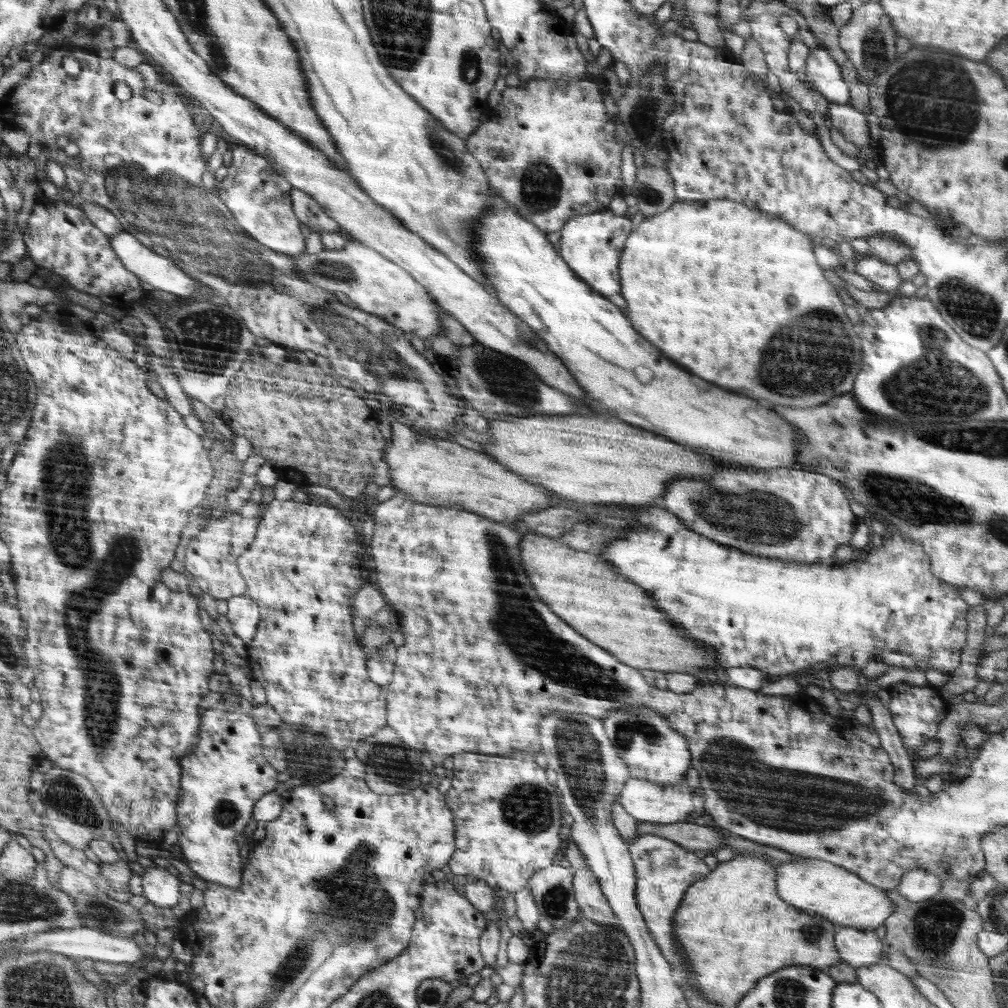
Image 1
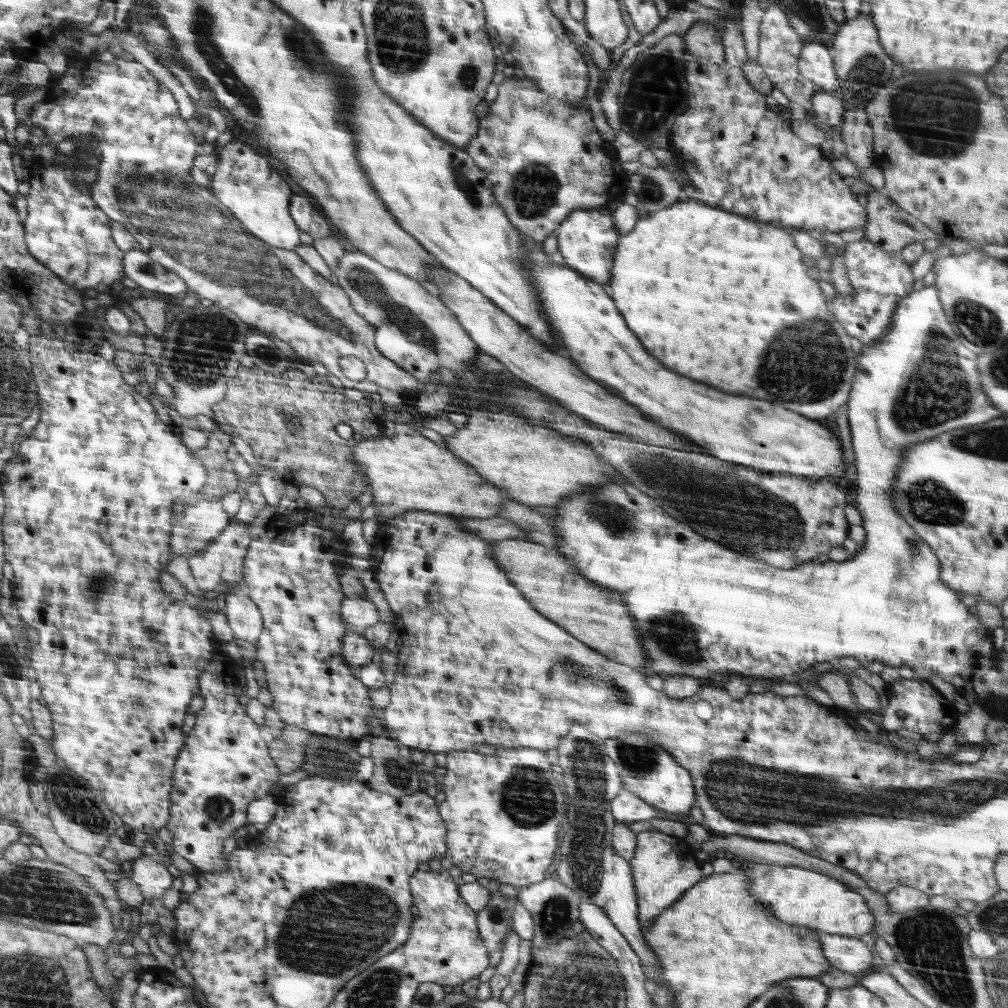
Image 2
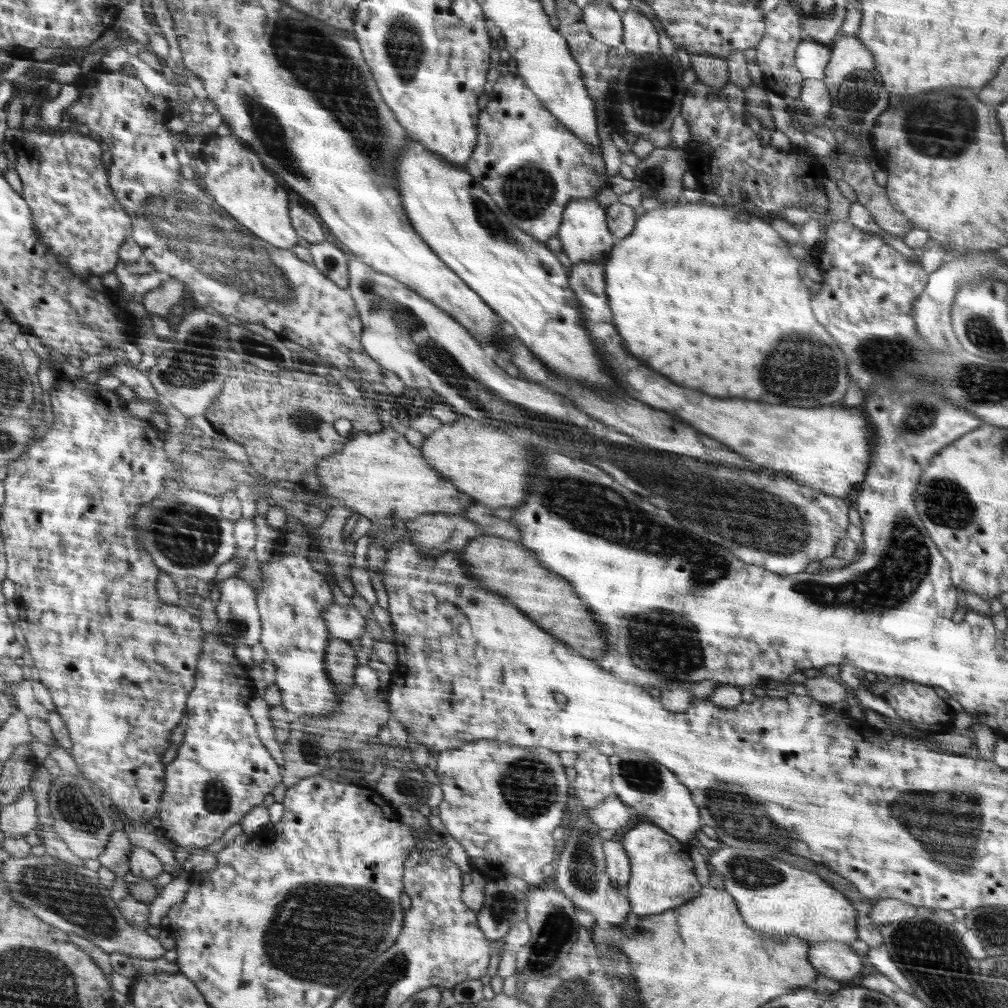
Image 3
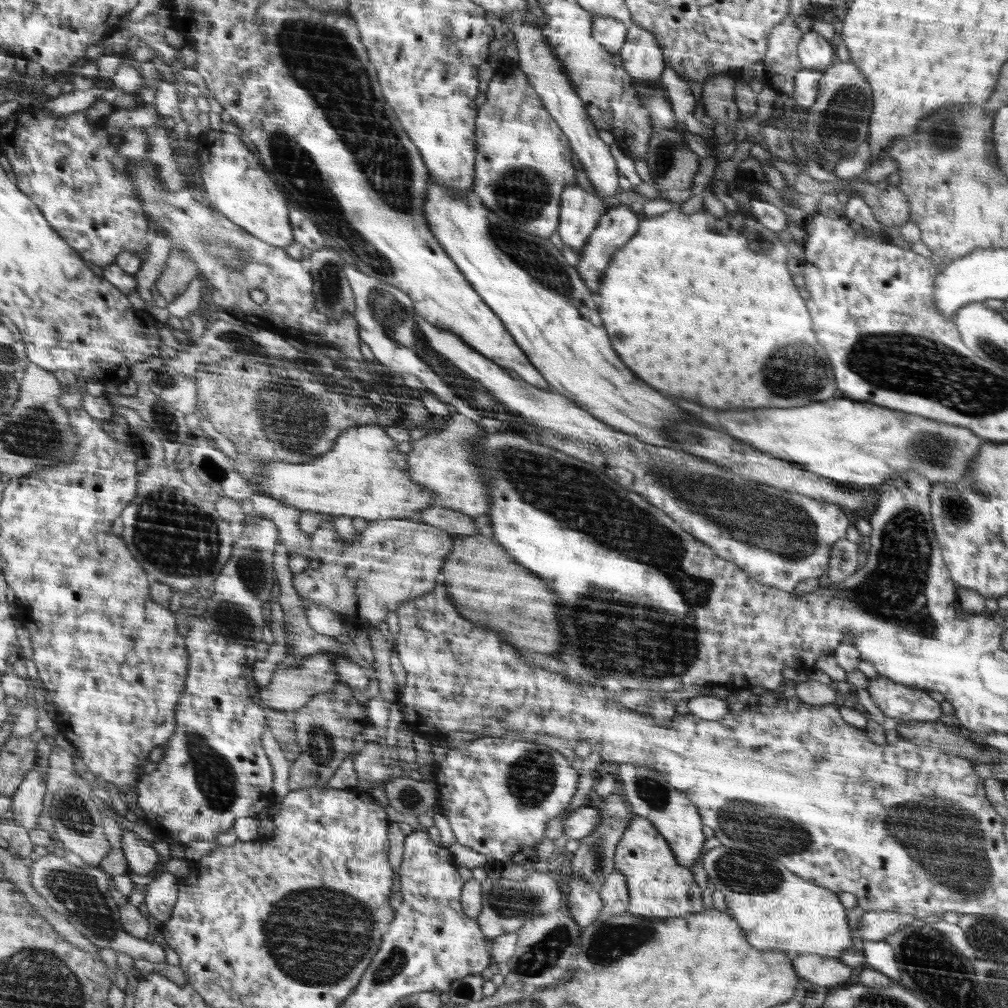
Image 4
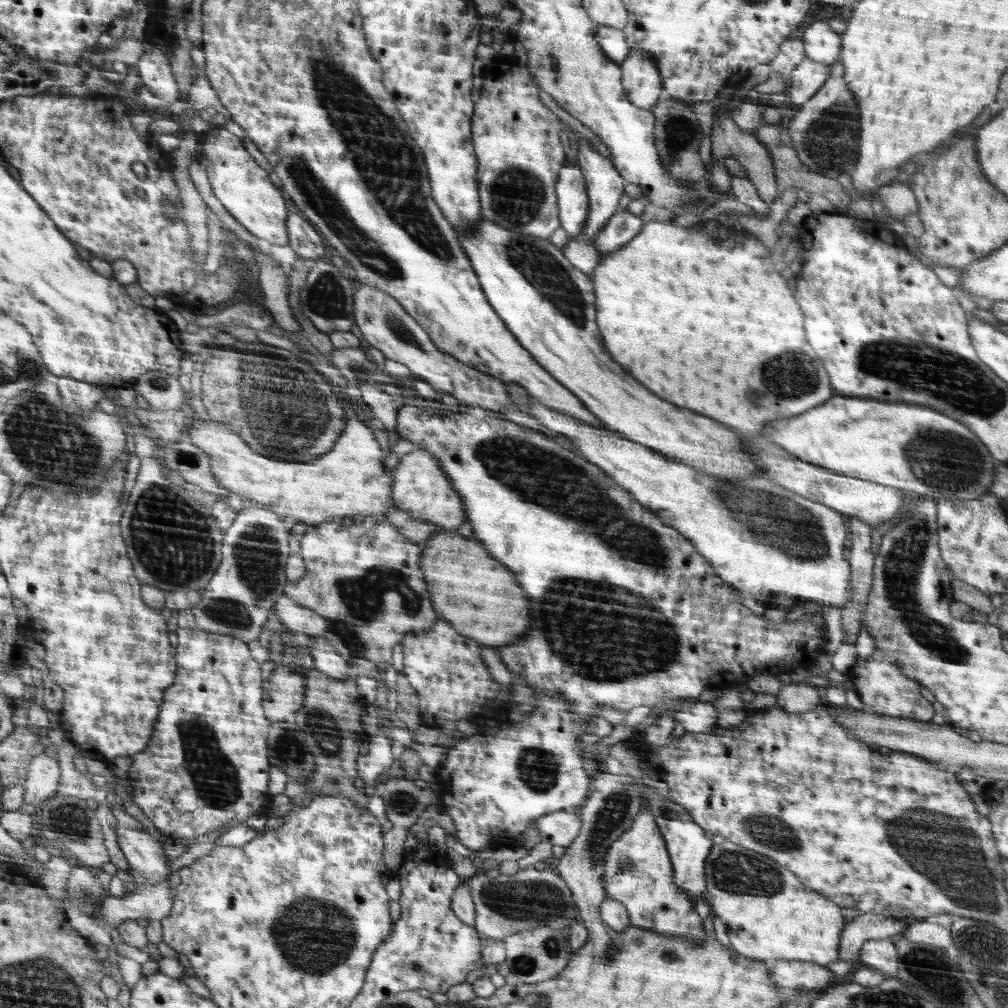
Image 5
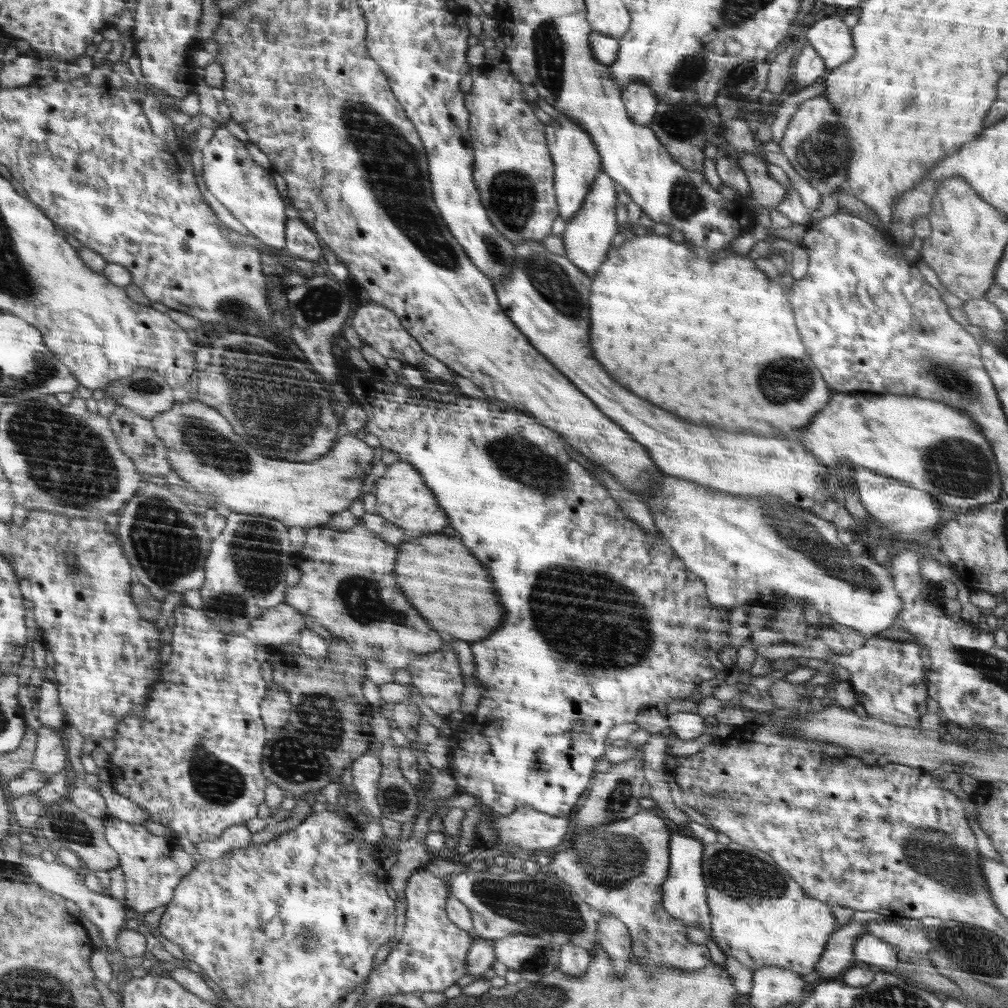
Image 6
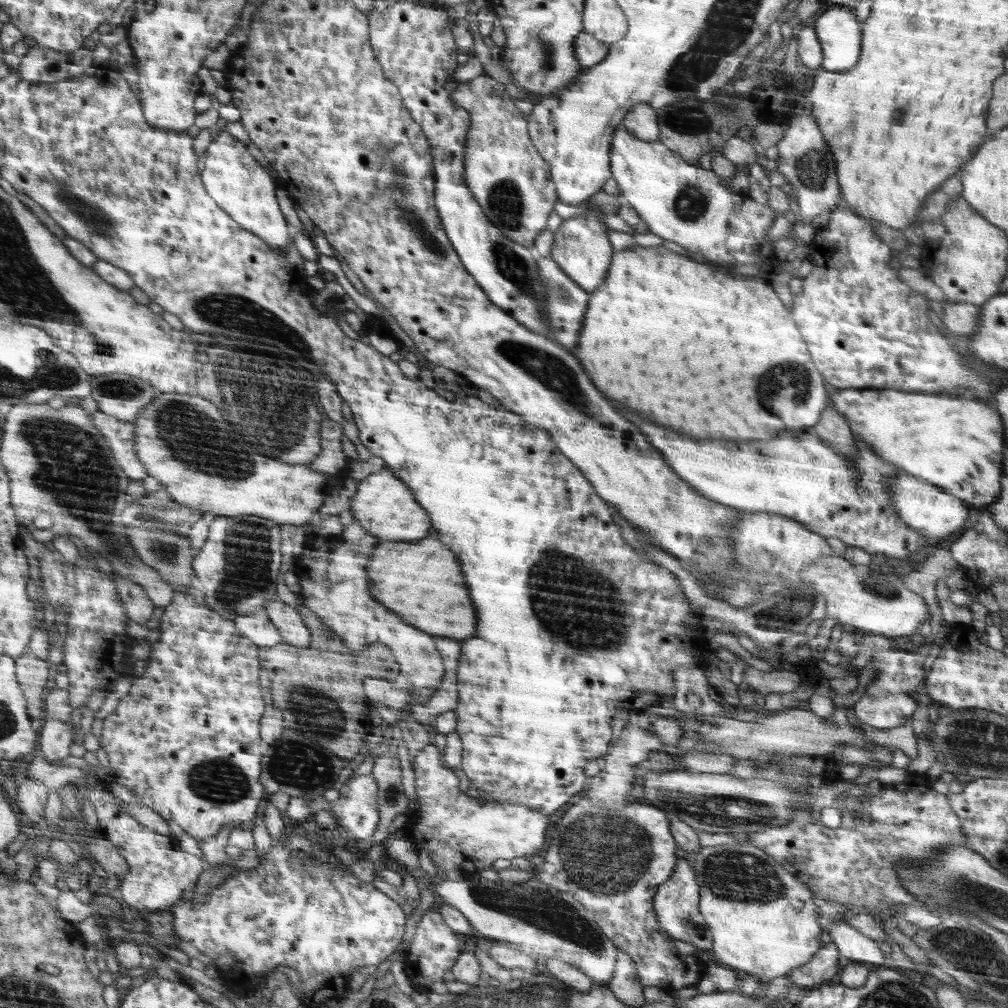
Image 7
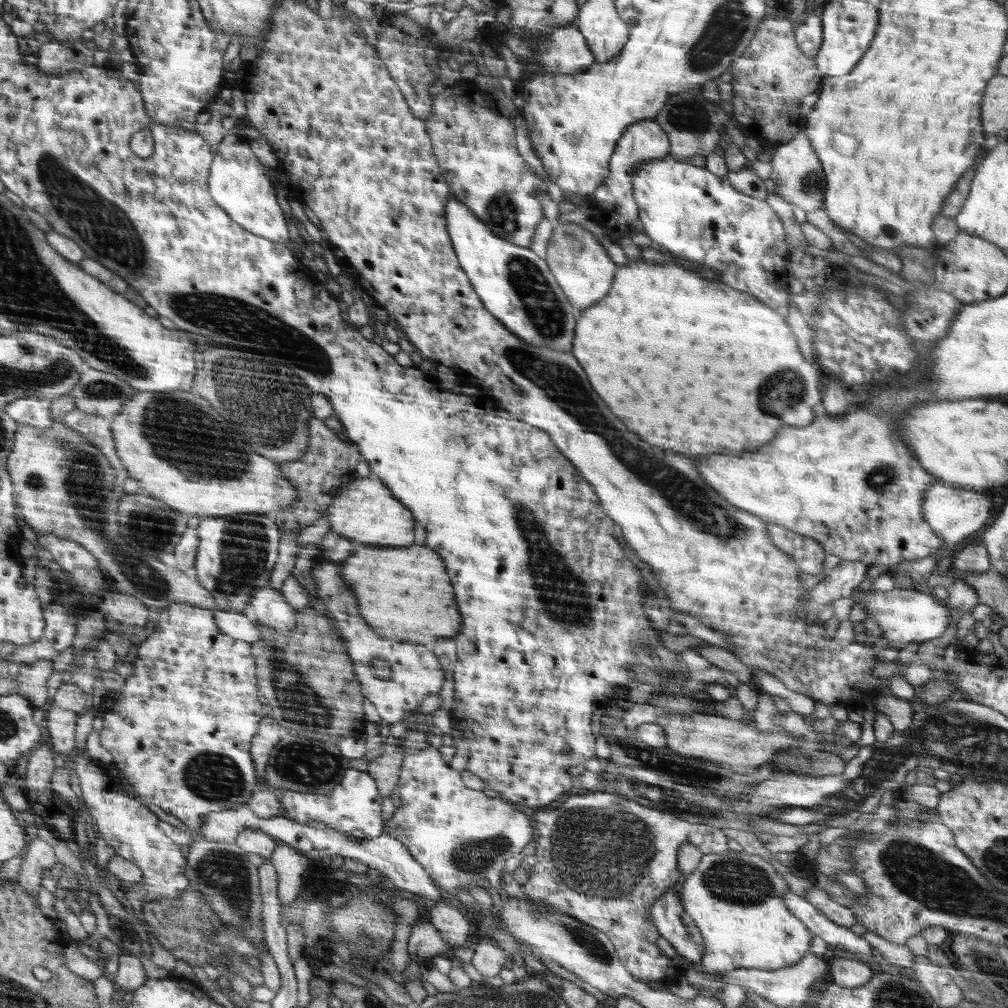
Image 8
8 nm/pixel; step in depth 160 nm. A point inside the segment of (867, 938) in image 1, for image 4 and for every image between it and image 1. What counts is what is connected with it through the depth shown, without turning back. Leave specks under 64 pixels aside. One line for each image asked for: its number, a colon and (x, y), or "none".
2: (849, 954)
3: (837, 960)
4: (825, 970)

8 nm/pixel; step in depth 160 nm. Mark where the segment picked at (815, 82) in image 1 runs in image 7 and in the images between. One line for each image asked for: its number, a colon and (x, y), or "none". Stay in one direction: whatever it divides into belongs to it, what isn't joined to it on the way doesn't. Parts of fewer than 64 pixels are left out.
2: (815, 64)
3: (811, 57)
4: (815, 52)
5: (821, 43)
6: (830, 36)
7: (838, 30)

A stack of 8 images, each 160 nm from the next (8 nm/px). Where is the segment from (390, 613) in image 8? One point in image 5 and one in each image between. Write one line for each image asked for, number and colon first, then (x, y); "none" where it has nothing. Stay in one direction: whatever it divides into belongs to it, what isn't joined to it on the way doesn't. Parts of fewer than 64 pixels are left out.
5: (477, 595)
6: (452, 589)
7: (402, 573)

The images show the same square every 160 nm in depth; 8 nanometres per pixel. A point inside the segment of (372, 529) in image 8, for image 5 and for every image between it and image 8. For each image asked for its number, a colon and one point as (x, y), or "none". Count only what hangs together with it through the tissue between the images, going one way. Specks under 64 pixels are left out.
5: (421, 487)
6: (403, 498)
7: (383, 504)

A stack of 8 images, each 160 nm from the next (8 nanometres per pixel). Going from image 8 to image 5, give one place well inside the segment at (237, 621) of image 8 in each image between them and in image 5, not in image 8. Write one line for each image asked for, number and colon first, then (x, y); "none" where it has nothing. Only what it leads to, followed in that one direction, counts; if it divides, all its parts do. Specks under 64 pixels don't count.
5: (297, 618)
6: (279, 625)
7: (257, 627)

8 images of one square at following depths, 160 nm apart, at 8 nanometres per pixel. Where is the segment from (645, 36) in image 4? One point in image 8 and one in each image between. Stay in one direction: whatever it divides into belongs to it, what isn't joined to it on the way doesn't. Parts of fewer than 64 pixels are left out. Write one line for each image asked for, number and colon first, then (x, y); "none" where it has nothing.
5: (643, 86)
6: (640, 101)
7: (641, 120)
8: (612, 204)

